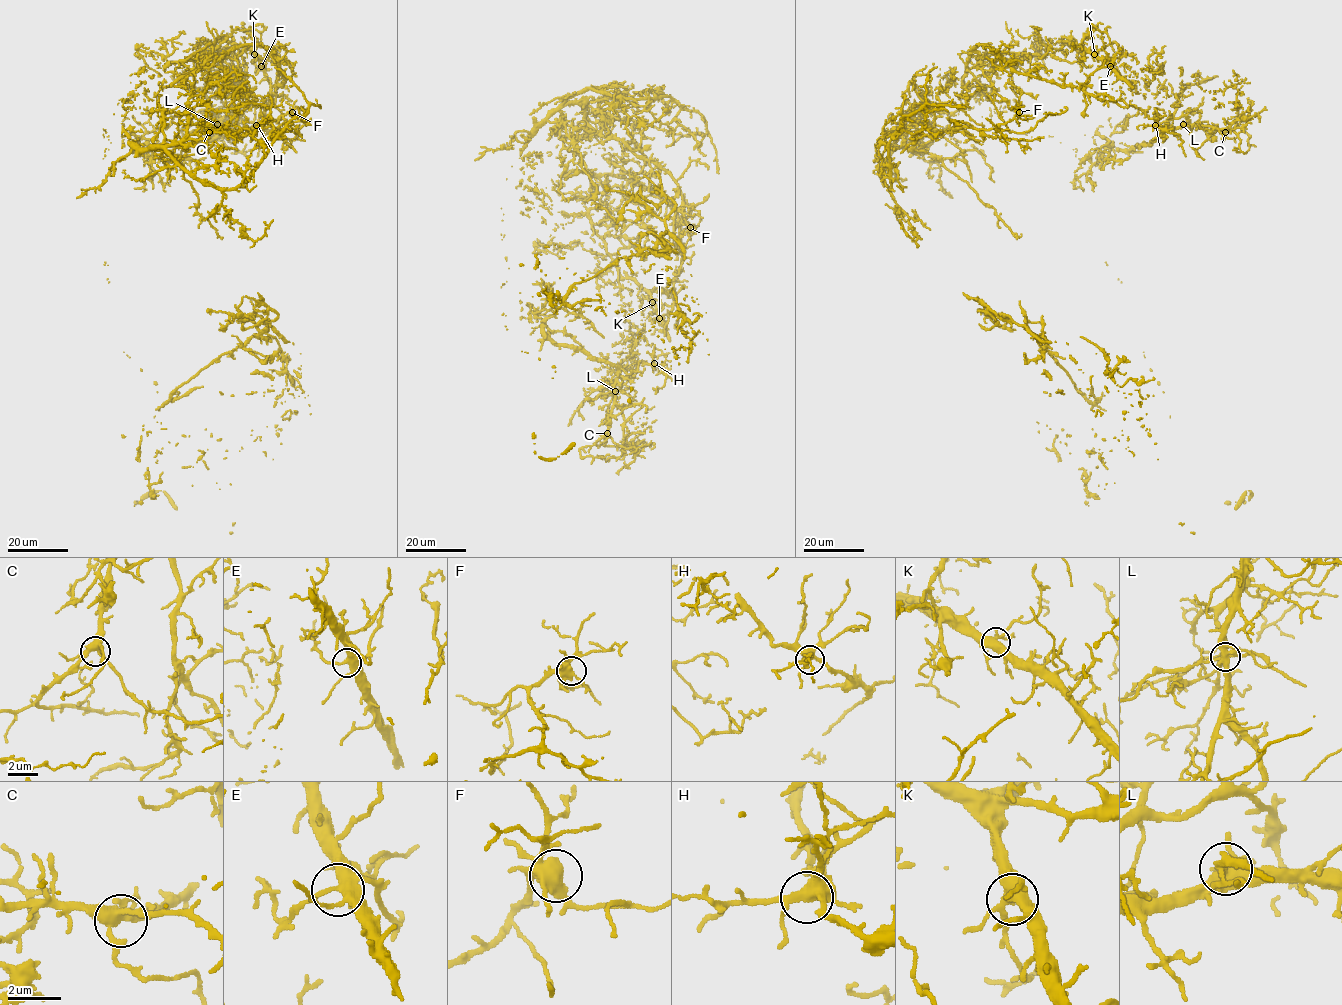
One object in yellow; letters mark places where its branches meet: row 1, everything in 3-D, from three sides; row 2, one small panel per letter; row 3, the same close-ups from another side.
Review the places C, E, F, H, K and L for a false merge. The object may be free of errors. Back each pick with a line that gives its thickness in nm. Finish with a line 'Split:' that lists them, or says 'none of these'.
L: Thickness 440 nm
Split: L

